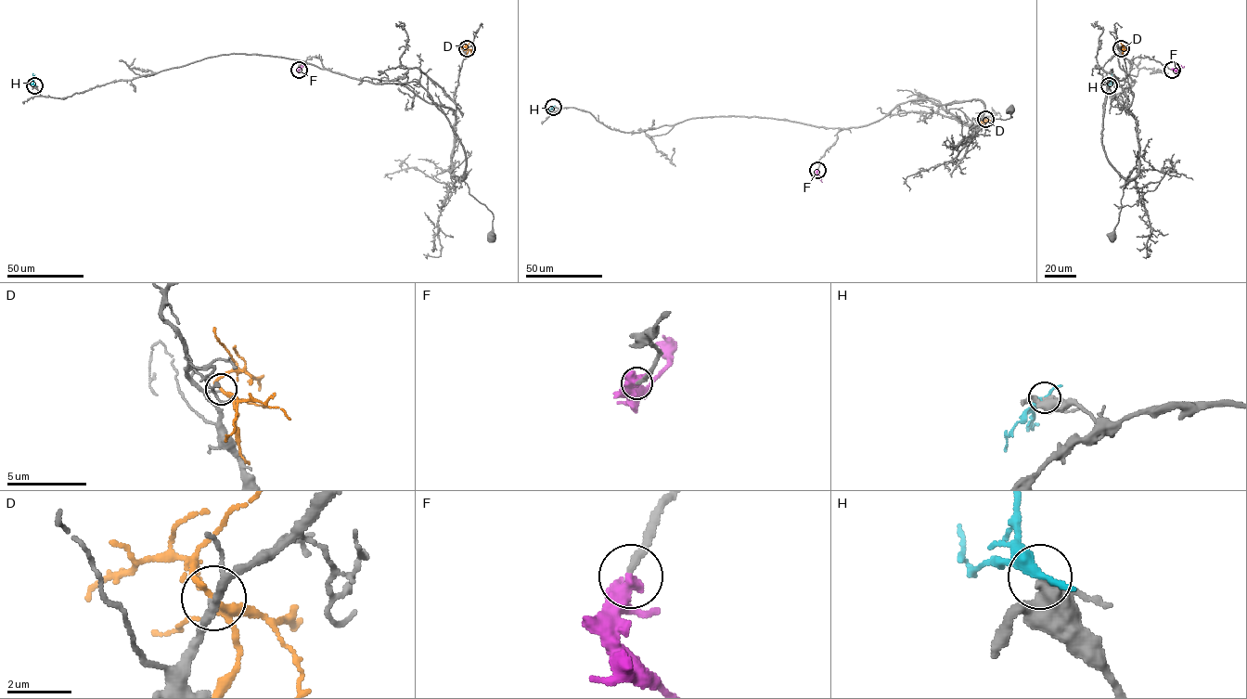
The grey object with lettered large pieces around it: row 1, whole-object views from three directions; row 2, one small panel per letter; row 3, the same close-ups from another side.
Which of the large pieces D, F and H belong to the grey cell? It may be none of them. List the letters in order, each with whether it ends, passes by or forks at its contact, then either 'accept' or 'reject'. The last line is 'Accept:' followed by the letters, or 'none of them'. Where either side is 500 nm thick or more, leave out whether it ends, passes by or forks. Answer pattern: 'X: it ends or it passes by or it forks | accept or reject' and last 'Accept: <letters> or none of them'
D: it forks | reject
F: it passes by | accept
H: reject
Accept: F

